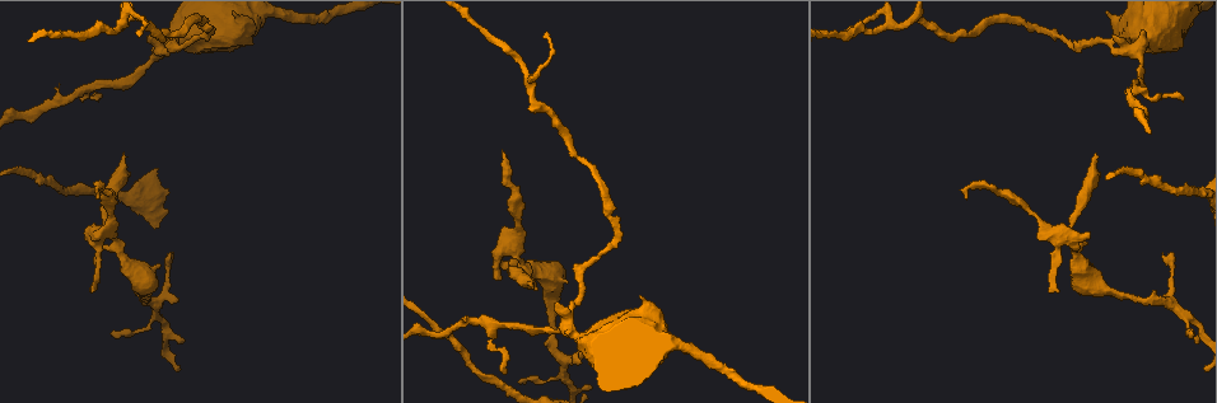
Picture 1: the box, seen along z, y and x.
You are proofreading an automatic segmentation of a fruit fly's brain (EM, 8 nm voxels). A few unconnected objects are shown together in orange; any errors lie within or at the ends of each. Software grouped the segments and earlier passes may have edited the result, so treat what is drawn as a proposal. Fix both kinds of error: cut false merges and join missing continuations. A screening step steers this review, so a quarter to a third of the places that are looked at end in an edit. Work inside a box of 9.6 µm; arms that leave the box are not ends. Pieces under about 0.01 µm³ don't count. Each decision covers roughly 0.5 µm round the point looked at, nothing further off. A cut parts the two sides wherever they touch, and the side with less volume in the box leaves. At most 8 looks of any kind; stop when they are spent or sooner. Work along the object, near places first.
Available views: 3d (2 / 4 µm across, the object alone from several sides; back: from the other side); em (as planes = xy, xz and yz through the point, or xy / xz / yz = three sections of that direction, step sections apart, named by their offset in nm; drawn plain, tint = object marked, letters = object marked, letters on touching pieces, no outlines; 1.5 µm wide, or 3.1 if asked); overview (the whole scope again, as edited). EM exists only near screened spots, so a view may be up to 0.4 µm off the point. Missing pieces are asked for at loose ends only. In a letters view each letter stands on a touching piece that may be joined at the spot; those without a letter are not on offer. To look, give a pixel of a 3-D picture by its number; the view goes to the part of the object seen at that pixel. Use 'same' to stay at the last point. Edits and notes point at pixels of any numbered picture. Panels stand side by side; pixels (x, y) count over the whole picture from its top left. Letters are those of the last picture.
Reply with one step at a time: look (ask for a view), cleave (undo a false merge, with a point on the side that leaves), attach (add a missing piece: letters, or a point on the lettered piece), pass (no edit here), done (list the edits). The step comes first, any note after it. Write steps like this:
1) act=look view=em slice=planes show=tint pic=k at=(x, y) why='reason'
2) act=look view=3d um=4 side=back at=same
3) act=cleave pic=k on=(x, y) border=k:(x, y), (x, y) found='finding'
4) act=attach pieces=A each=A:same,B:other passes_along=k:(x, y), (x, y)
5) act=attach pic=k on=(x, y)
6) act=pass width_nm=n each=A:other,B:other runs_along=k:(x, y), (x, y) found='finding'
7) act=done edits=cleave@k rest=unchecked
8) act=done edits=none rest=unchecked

act=look view=3d um=4 pic=1 at=(124, 151) why='an open end'

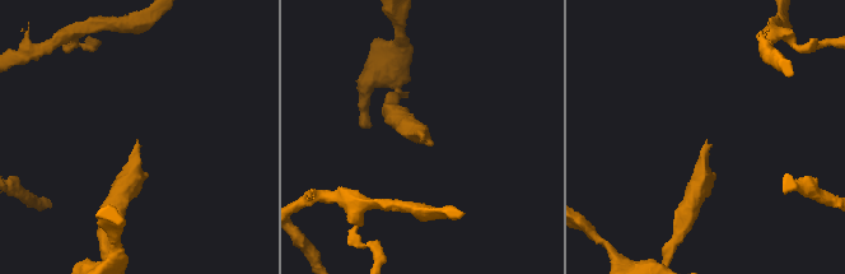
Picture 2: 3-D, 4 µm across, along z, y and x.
act=look view=em slice=planes show=plain pic=2 at=(136, 139) why='shape alone is not enough'

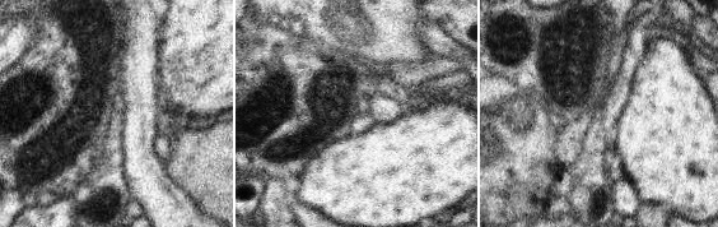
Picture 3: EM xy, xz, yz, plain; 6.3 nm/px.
act=look view=em slice=planes show=letters at=same

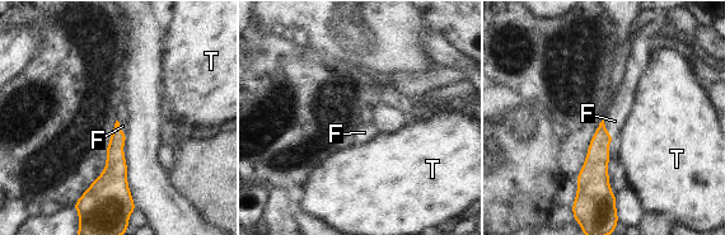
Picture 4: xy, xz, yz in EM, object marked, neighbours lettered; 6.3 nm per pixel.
act=attach pieces=F each=F:same,T:other passes_along=4:(595, 168), (604, 130), (614, 121) found='it goes on there'

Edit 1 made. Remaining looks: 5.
act=look view=3d um=2 pic=1 at=(1077, 45) why='abrupt turn'

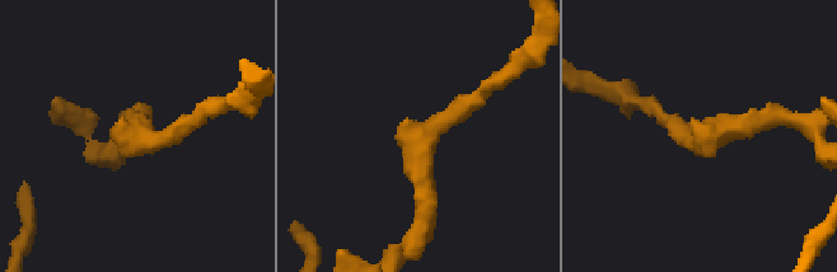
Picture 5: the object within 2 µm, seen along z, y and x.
act=look view=em slice=planes show=letters pic=5 at=(143, 139) why='need the tissue'

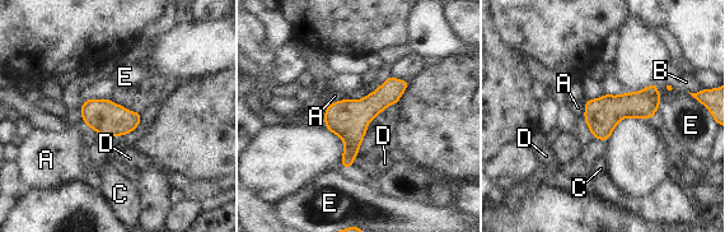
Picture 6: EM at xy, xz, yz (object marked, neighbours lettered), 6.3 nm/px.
act=pass longest_contact=E:190nm each=A:other,B:other,C:other,D:other,E:other runs_along=6:(403, 84), (351, 128), (345, 165) found='one cell here'

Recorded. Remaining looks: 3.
act=look view=em slice=planes show=plain pic=1 at=(139, 36) why='free end'

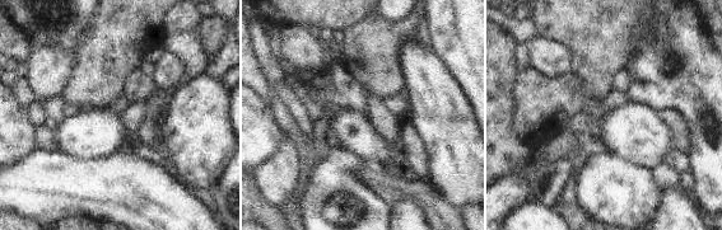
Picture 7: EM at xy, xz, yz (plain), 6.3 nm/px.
act=look view=em slice=planes show=letters at=same

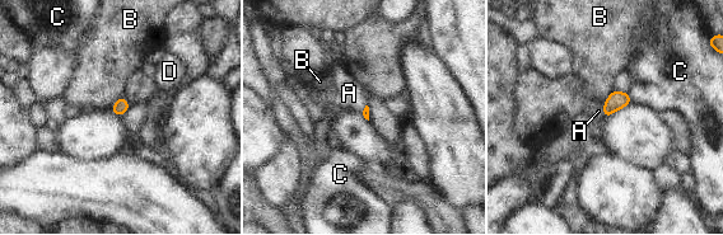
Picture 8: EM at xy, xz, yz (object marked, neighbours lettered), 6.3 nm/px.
act=attach pieces=A longest_contact=B:120nm each=A:same,B:other,C:other,D:other found='the cell continues'

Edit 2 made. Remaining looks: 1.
act=done edits=attach@4,attach@8 rest=unchecked

